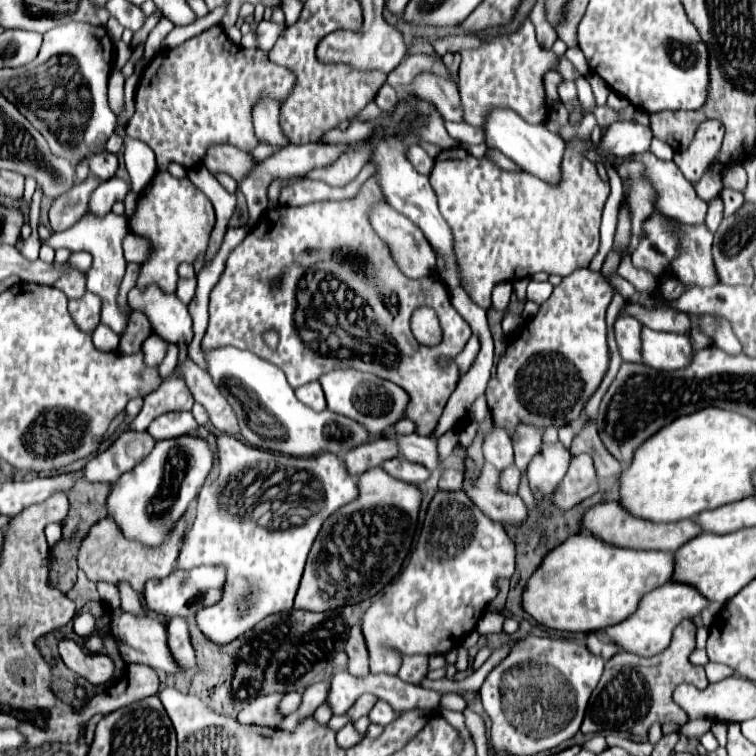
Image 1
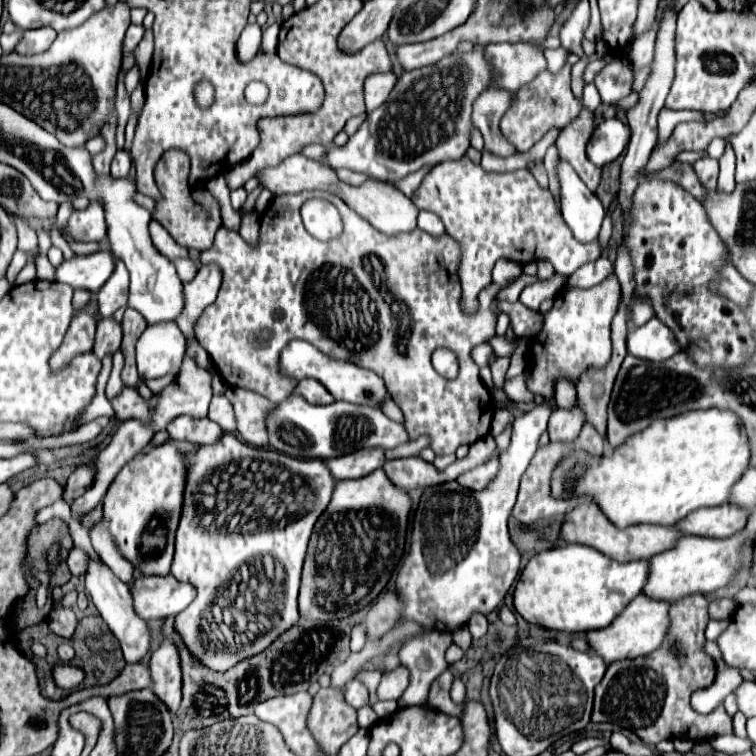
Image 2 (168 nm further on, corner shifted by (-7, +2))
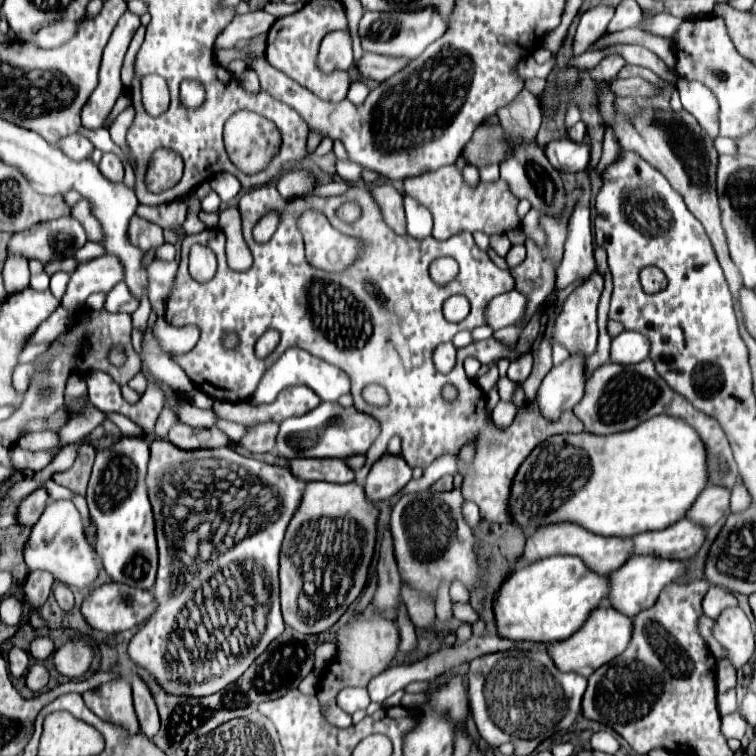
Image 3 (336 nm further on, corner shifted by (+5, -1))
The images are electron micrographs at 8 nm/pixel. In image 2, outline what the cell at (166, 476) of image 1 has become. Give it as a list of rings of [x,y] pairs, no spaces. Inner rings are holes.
[[[162,443],[160,447],[154,447],[146,455],[136,455],[132,461],[128,461],[122,471],[112,481],[106,497],[104,497],[104,519],[108,523],[108,529],[114,537],[114,543],[118,545],[120,553],[132,561],[132,565],[144,573],[144,575],[168,575],[170,563],[174,557],[174,541],[176,541],[176,529],[180,523],[182,503],[184,503],[184,477],[188,473],[188,463],[184,459],[184,453],[174,443]]]

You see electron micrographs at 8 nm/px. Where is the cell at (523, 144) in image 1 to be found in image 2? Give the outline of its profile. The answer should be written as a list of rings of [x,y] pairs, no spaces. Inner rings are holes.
[[[562,157],[556,161],[556,177],[560,181],[560,207],[566,225],[582,243],[596,239],[606,215],[600,199],[580,181],[578,173],[574,173],[572,165]]]

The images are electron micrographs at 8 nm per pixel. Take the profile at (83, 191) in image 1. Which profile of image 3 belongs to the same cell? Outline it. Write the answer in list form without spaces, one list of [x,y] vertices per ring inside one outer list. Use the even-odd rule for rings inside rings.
[[[126,10],[118,22],[118,26],[112,32],[112,38],[104,50],[102,66],[100,66],[100,84],[92,92],[90,100],[82,108],[82,124],[86,128],[100,128],[112,106],[116,104],[118,96],[122,94],[122,82],[120,82],[120,68],[124,54],[128,50],[128,44],[134,36],[134,32],[140,26],[140,16]]]

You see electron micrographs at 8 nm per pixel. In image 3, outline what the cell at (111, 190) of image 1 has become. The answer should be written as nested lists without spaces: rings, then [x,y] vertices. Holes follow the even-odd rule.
[[[58,218],[12,234],[8,240],[8,256],[20,254],[26,260],[48,264],[52,260],[74,258],[76,250],[86,242],[84,228],[76,218]]]

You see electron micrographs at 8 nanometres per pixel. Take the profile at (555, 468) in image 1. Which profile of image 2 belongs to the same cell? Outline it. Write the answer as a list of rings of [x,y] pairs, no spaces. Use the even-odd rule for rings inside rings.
[[[556,409],[548,421],[548,435],[552,443],[574,443],[584,425],[584,415],[580,409]]]

